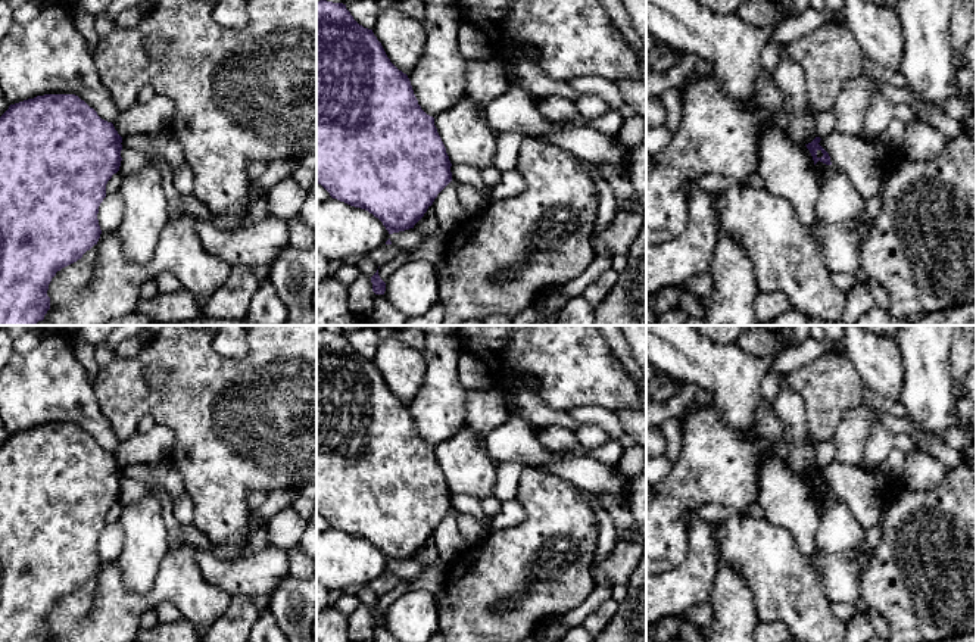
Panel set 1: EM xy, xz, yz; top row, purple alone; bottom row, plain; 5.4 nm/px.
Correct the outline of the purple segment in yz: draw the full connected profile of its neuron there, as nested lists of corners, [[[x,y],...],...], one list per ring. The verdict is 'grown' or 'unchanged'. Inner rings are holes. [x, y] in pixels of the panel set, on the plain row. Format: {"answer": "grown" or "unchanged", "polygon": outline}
{"answer": "unchanged", "polygon": [[[816,467],[811,473],[805,474],[807,479],[810,480],[814,495],[820,490],[826,495],[832,495],[829,483],[818,474],[820,467]]]}

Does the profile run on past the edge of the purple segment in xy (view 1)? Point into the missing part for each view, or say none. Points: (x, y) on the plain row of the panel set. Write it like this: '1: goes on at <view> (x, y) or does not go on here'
1: does not go on here

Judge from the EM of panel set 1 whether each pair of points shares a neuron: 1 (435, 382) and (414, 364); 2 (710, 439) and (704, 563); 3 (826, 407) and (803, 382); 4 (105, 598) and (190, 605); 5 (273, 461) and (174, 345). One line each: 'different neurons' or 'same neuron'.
1: different neurons
2: different neurons
3: same neuron
4: same neuron
5: same neuron

